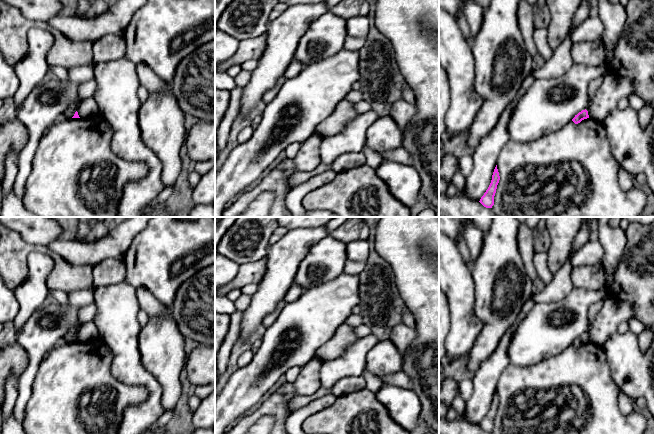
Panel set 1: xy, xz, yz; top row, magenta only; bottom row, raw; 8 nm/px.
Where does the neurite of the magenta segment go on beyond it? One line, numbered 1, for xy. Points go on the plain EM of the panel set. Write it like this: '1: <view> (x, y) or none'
1: none

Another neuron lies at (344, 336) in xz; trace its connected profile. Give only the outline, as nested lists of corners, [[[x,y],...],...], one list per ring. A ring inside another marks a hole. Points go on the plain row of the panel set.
[[[343,323],[335,331],[334,335],[316,350],[316,356],[321,361],[334,359],[345,352],[345,350],[358,340],[354,328]]]

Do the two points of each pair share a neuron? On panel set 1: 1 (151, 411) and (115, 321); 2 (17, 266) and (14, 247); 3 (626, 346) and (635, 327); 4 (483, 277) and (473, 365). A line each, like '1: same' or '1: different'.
1: same
2: same
3: different
4: same

